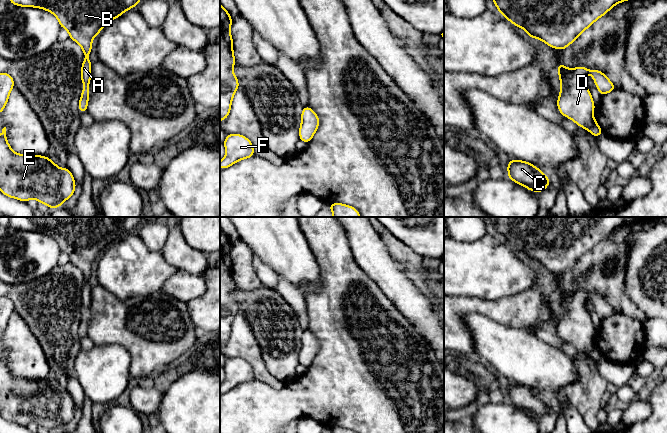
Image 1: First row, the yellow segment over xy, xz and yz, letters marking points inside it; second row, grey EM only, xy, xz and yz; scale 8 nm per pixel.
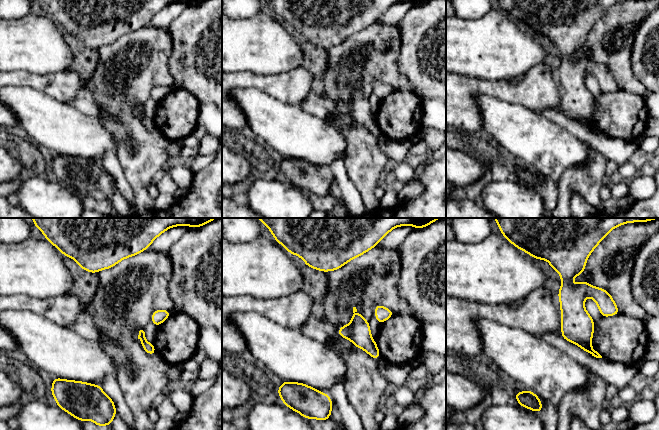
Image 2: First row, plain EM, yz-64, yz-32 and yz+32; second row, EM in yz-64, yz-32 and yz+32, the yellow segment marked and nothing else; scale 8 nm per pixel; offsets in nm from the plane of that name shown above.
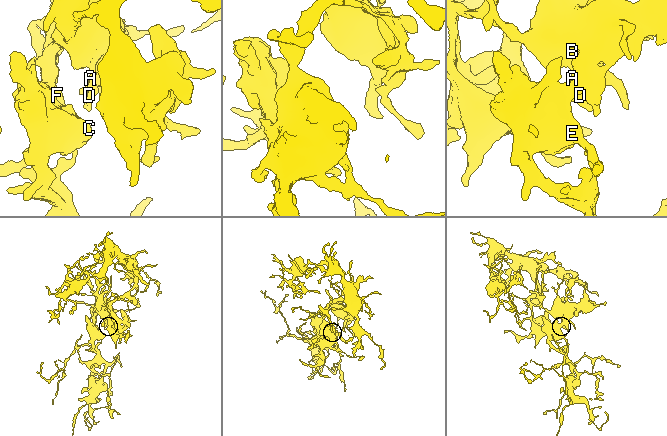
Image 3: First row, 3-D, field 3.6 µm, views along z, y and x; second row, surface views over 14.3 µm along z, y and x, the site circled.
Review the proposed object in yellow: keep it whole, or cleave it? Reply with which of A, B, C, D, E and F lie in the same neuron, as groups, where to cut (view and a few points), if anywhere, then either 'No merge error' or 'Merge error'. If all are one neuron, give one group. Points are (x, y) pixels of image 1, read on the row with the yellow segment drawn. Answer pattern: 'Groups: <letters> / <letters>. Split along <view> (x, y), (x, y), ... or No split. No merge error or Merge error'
Groups: A B C D E F. No split. No merge error

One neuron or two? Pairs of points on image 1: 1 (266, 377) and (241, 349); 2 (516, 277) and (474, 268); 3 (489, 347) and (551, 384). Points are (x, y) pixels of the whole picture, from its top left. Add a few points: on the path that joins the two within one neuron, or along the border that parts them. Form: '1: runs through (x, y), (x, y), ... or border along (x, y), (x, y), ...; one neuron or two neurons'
1: runs through (259, 370), (258, 364), (248, 354); one neuron
2: runs through (506, 275), (484, 269); one neuron
3: runs through (504, 347), (527, 360), (536, 369); one neuron

